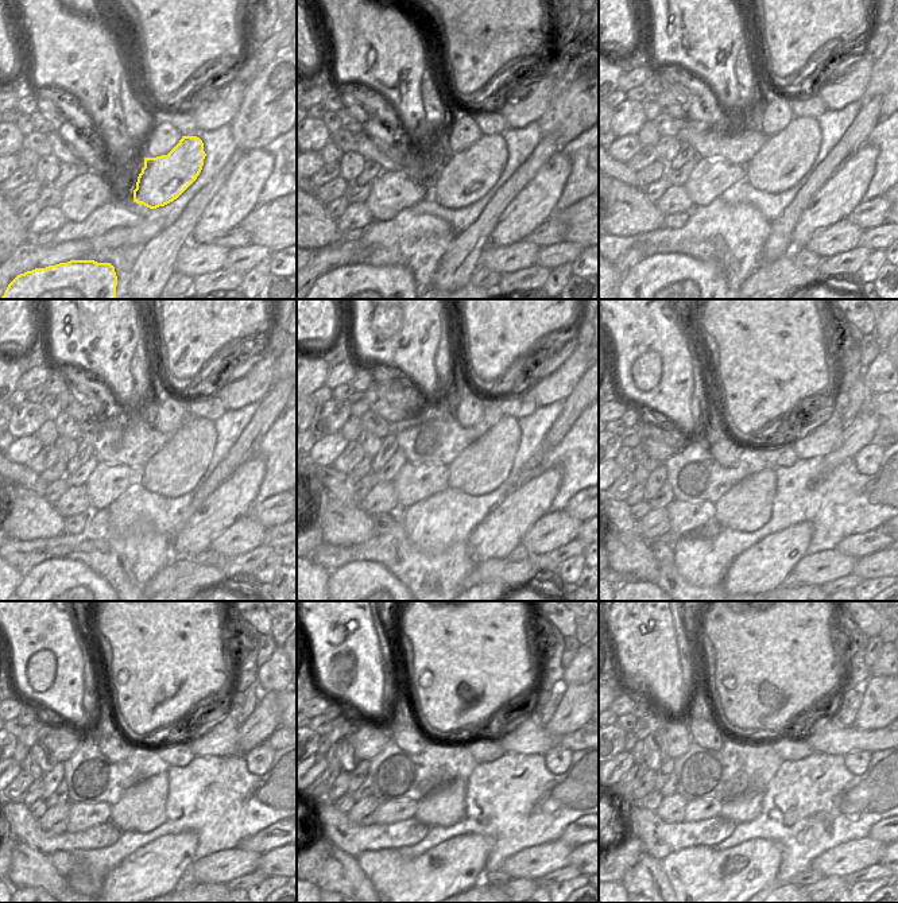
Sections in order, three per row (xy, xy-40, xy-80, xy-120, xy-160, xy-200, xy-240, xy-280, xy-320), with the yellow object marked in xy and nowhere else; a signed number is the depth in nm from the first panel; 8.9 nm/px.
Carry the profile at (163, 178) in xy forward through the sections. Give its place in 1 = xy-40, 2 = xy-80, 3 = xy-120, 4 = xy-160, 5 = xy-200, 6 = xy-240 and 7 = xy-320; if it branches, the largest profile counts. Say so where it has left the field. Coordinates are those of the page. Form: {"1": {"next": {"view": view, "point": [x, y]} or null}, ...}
{"1": {"next": {"view": "xy-40", "point": [463, 178]}}, "2": {"next": {"view": "xy-80", "point": [785, 158]}}, "3": {"next": {"view": "xy-120", "point": [174, 471]}}, "4": {"next": {"view": "xy-160", "point": [480, 468]}}, "5": {"next": {"view": "xy-200", "point": [797, 434]}}, "6": {"next": {"view": "xy-240", "point": [206, 737]}}, "7": {"next": {"view": "xy-320", "point": [809, 736]}}}

